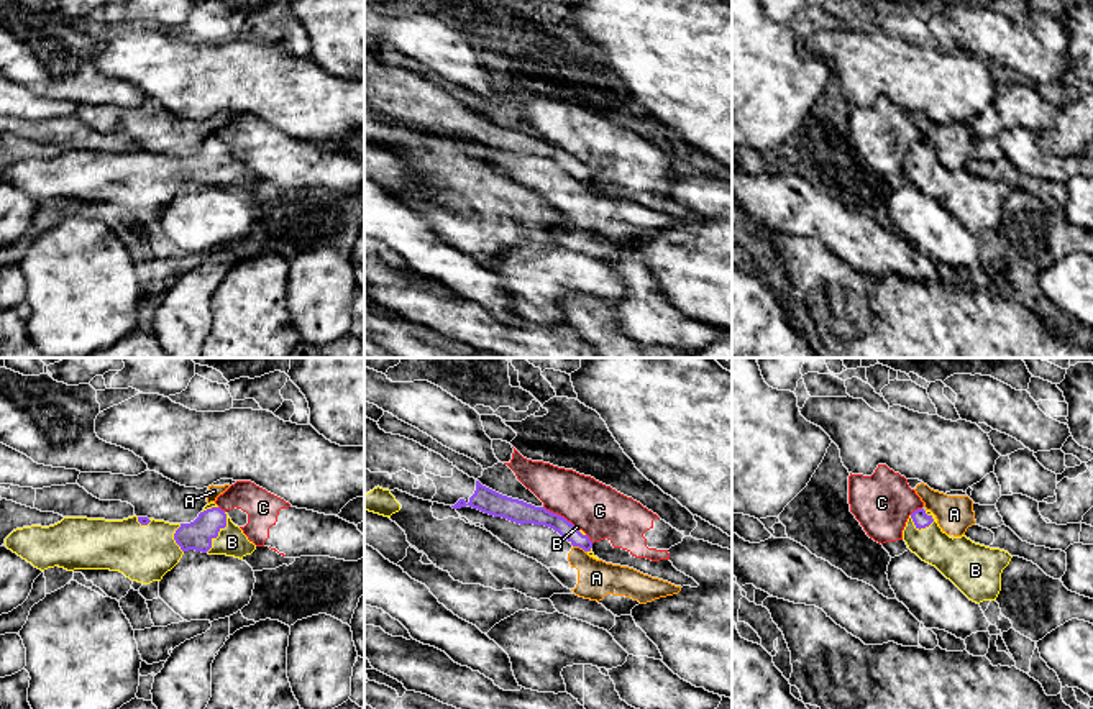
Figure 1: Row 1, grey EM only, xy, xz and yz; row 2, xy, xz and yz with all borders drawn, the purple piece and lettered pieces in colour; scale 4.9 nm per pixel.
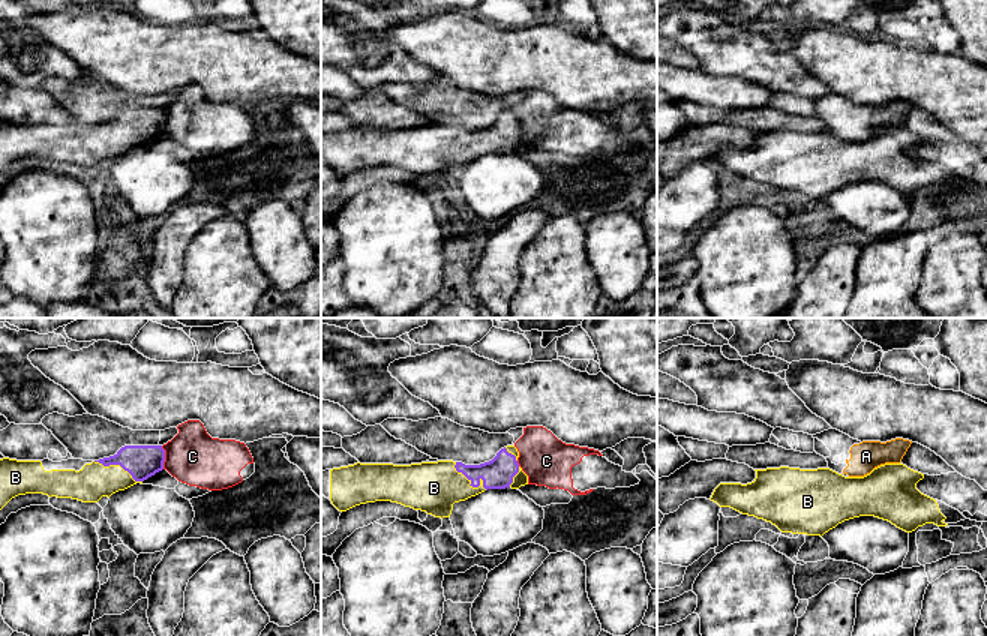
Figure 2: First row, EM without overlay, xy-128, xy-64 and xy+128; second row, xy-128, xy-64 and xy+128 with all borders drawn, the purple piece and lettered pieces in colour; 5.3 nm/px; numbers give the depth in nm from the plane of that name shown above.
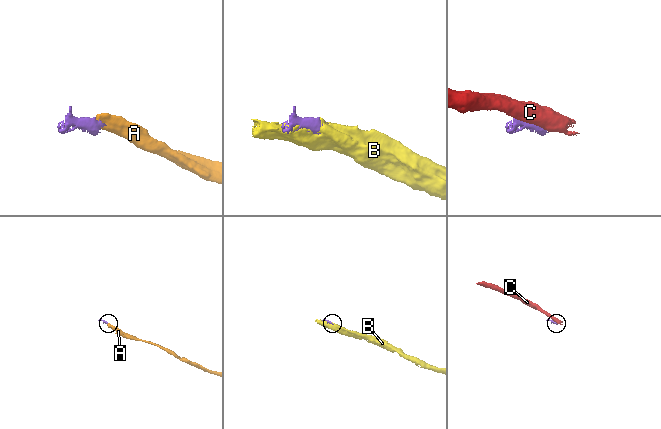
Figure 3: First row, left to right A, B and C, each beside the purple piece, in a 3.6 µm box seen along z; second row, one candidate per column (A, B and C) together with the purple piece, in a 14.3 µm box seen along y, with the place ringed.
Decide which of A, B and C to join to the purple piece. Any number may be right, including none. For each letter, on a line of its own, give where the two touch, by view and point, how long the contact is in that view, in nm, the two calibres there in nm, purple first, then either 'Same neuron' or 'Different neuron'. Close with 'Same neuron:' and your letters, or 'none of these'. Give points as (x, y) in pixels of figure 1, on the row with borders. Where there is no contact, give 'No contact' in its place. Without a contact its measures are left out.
A: Touches purple at xz (580, 547). Shared border 80 nm. Thickness 90 nm (purple) against 190 nm. Different neuron
B: Touches purple at xy (219, 530). Shared border 220 nm. Thickness 150 nm (purple) against 140 nm. Same neuron
C: Touches purple at xz (560, 516). Shared border 190 nm. Thickness 110 nm (purple) against 260 nm. Different neuron
Same neuron: B

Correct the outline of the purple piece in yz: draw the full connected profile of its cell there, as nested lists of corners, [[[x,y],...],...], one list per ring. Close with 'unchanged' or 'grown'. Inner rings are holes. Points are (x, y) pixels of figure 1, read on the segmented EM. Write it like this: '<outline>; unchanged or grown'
[[[914,510],[903,530],[908,548],[922,561],[935,566],[970,601],[996,601],[1001,591],[1001,573],[1011,555],[972,542],[965,535],[949,537],[931,510]]]; grown

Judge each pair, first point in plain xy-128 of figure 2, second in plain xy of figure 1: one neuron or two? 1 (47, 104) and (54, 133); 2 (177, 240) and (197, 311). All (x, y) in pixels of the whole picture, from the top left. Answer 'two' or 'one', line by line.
1: one
2: one

